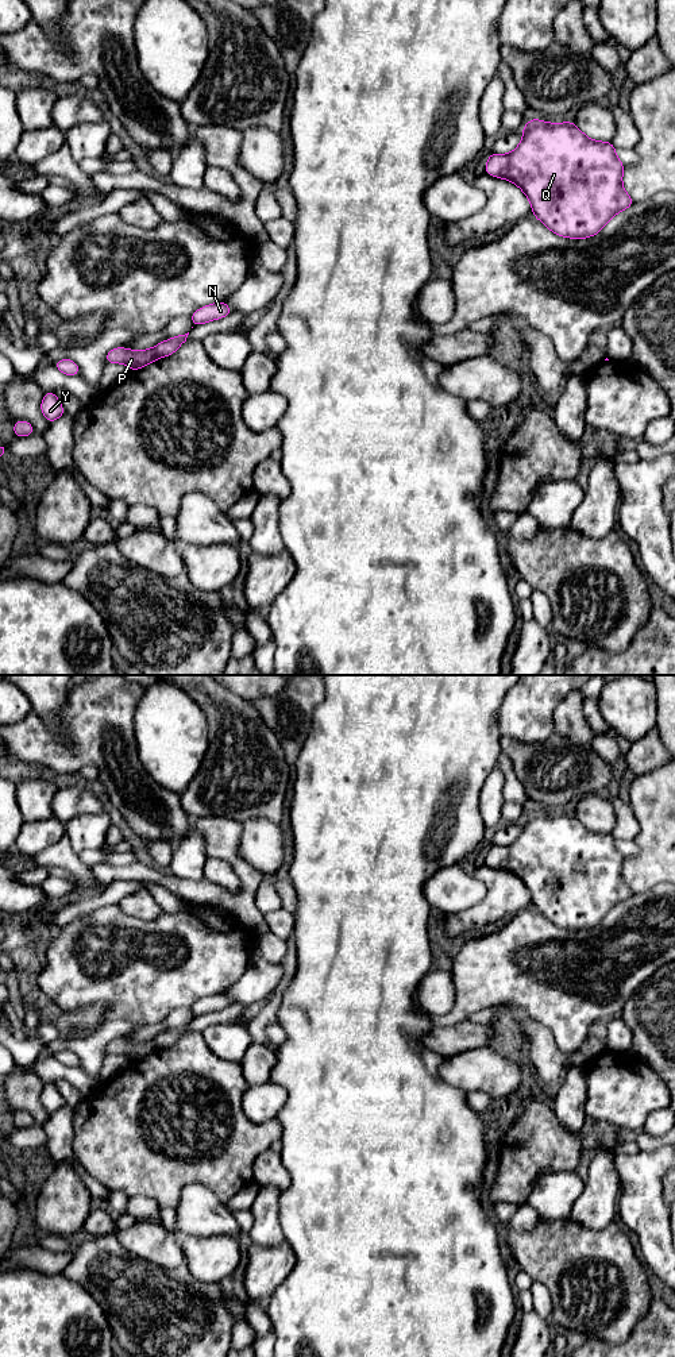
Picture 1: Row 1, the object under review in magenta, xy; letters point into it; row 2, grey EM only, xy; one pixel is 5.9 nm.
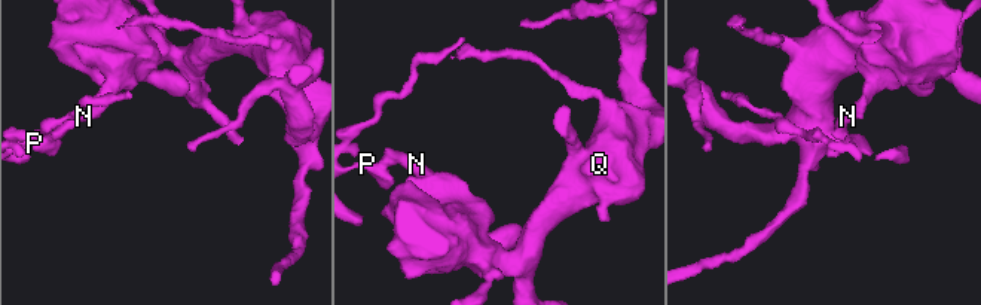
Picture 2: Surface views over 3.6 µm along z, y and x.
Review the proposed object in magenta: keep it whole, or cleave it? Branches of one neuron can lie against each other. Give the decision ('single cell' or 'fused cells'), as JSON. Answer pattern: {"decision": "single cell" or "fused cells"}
{"decision": "fused cells"}

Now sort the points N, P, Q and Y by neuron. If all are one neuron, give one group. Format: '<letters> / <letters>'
N Q / P Y

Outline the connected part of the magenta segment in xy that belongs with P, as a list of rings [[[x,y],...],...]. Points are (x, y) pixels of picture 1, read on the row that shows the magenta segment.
[[[124,347],[112,348],[105,355],[107,363],[124,363],[130,370],[139,370],[148,363],[157,361],[159,356],[155,354],[154,348],[147,348],[142,351],[134,351]]]

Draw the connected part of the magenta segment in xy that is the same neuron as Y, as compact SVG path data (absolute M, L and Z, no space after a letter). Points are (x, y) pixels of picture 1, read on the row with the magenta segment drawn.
M54 392L45 393L43 400L40 402L40 410L49 423L55 421L65 413L65 409Z

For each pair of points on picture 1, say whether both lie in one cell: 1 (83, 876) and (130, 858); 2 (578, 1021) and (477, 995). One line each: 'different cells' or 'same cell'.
1: different cells
2: same cell

